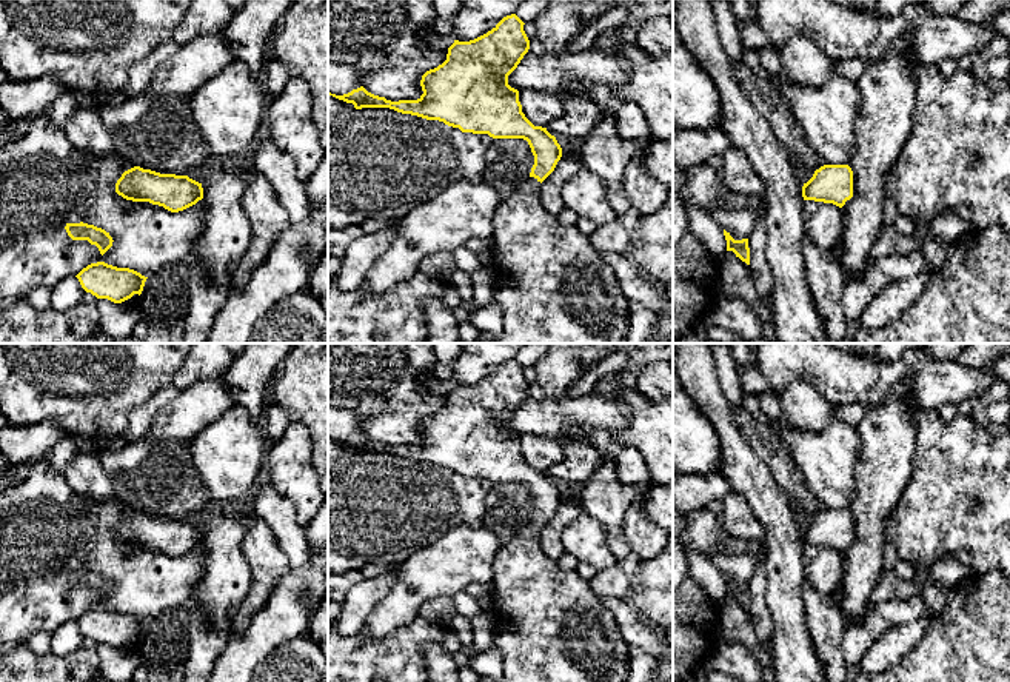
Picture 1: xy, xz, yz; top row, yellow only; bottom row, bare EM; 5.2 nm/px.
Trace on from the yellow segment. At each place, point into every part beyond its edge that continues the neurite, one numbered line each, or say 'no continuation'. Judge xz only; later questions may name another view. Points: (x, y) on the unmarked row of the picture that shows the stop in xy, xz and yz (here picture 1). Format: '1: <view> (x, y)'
1: xz (551, 627)

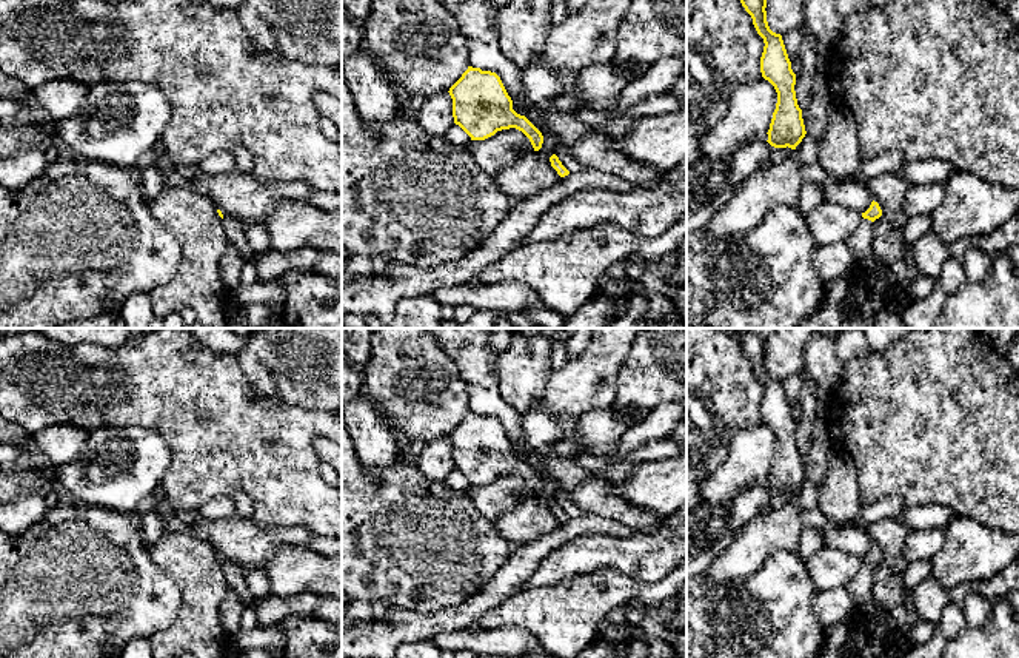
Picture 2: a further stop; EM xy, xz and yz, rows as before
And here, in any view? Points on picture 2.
no continuation

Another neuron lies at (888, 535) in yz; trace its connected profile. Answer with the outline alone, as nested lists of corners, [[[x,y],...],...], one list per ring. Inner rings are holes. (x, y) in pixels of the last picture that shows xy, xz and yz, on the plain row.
[[[884,518],[868,525],[867,532],[873,546],[879,549],[882,561],[904,573],[910,566],[904,553],[910,530],[896,518]]]

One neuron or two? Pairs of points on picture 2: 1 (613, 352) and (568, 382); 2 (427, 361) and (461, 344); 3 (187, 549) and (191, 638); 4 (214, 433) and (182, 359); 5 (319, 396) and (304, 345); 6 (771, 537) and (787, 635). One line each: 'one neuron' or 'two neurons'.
1: one neuron
2: two neurons
3: one neuron
4: one neuron
5: one neuron
6: two neurons

